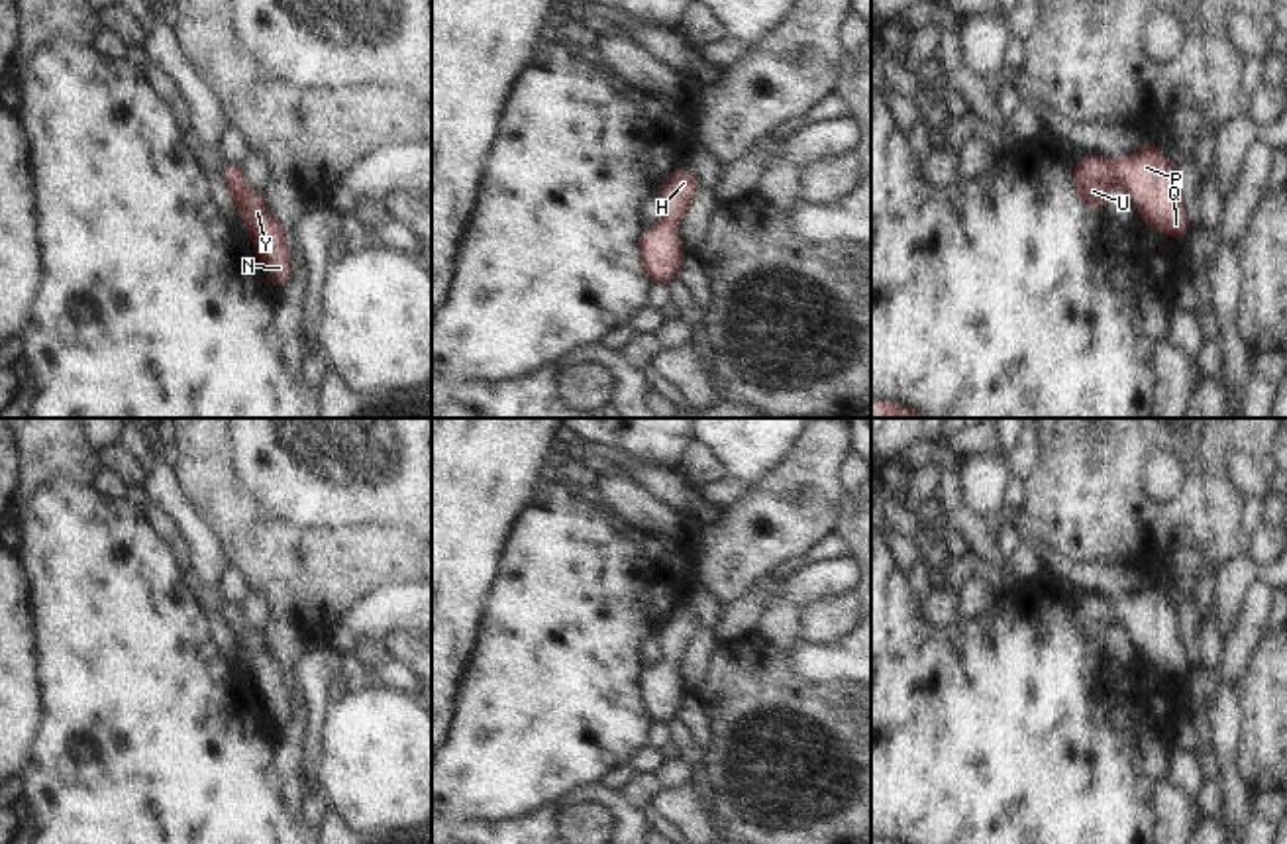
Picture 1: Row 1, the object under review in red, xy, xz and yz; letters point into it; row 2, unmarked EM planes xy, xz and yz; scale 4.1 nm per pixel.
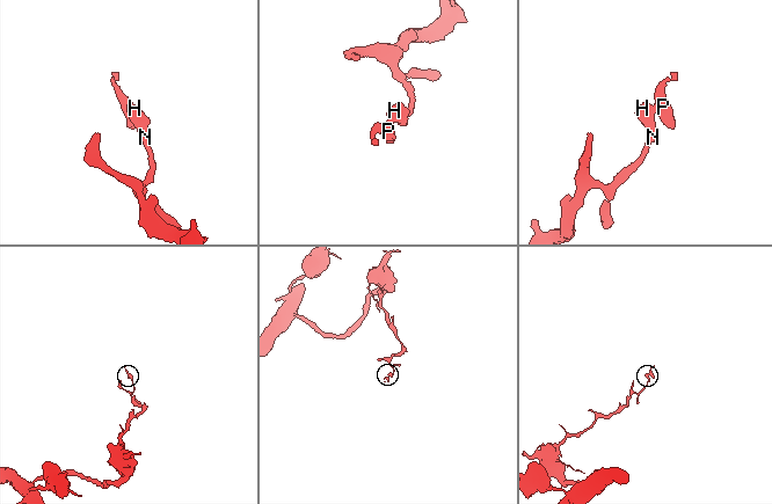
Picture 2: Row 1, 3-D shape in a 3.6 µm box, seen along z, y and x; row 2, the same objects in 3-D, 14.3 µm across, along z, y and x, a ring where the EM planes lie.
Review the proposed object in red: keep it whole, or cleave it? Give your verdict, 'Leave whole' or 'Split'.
Leave whole.

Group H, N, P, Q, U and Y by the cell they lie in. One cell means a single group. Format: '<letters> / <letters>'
H N P Q U Y

